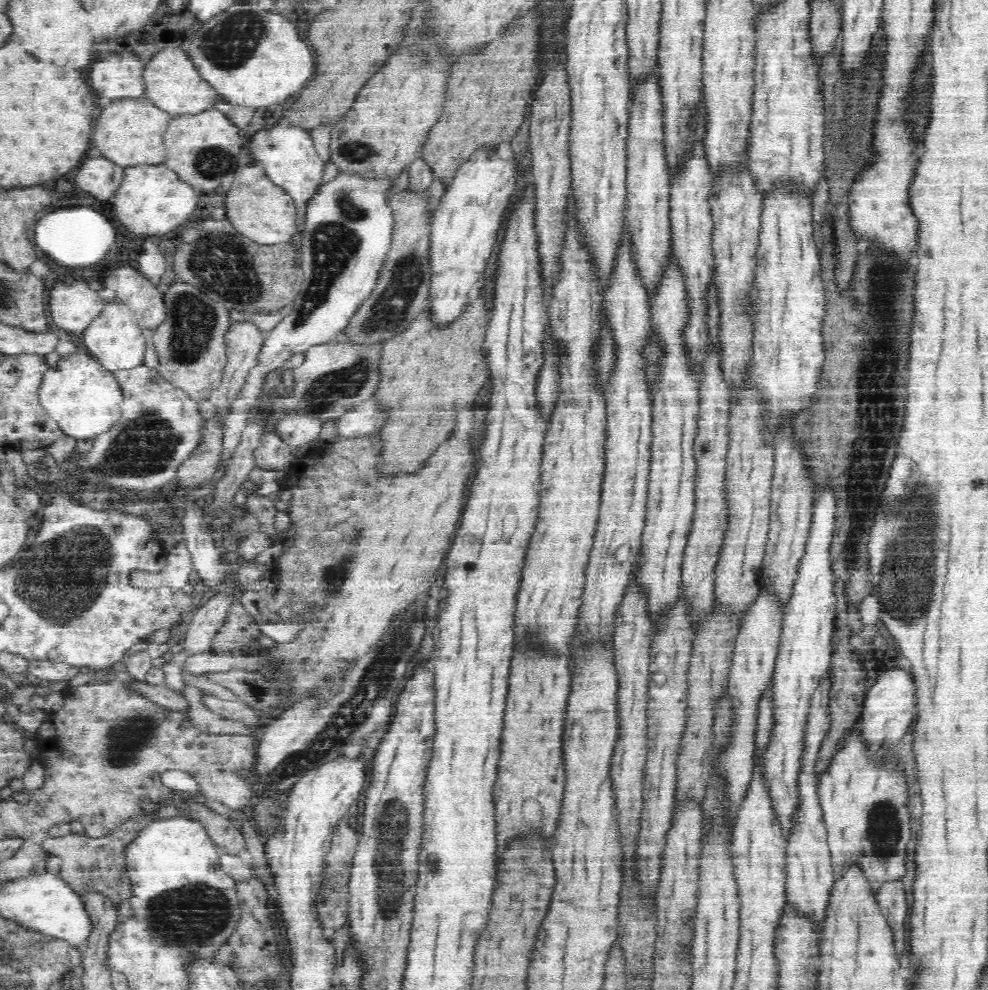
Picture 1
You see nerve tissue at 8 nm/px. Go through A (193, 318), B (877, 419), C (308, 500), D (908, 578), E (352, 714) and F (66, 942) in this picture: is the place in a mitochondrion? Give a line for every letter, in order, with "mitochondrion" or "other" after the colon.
A: mitochondrion
B: mitochondrion
C: other
D: mitochondrion
E: mitochondrion
F: other

